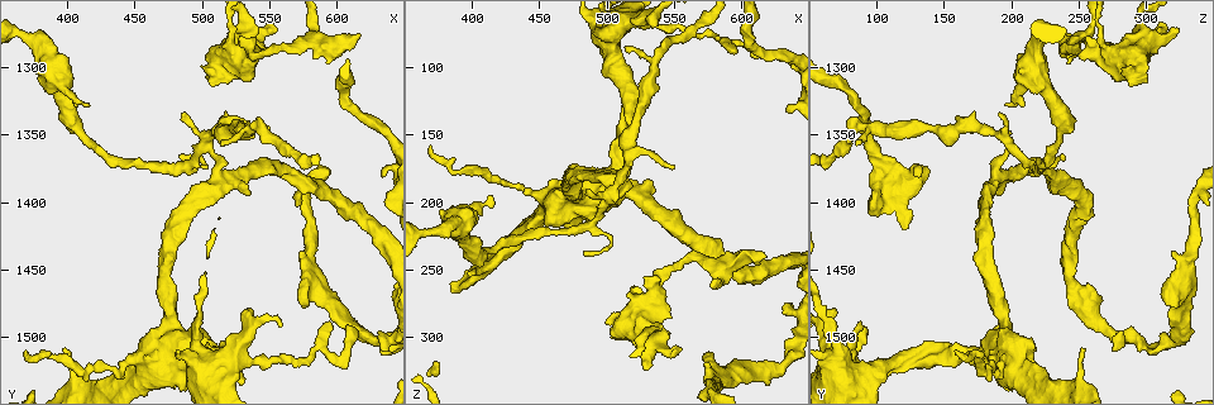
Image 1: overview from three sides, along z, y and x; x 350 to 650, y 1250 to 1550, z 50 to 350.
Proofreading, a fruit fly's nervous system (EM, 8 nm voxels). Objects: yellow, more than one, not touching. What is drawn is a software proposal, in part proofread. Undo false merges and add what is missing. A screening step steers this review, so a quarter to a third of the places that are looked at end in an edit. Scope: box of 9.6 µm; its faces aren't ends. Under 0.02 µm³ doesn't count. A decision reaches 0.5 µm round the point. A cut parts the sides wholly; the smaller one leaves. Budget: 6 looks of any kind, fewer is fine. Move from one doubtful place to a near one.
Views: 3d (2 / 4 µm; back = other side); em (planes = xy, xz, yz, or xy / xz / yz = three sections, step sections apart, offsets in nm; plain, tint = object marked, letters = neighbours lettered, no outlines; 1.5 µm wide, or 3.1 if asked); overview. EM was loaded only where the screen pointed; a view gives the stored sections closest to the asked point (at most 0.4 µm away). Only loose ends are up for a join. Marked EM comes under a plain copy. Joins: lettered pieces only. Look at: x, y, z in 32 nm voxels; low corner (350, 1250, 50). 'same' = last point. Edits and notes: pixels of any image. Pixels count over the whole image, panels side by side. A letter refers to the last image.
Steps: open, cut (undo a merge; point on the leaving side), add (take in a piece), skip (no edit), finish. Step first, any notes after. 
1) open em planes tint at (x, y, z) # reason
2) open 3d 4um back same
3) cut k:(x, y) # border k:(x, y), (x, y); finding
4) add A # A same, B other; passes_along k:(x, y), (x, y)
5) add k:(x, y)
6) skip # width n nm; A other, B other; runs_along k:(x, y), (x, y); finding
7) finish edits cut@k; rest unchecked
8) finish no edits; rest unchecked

open em planes letters at (634, 1378, 130) # an open end

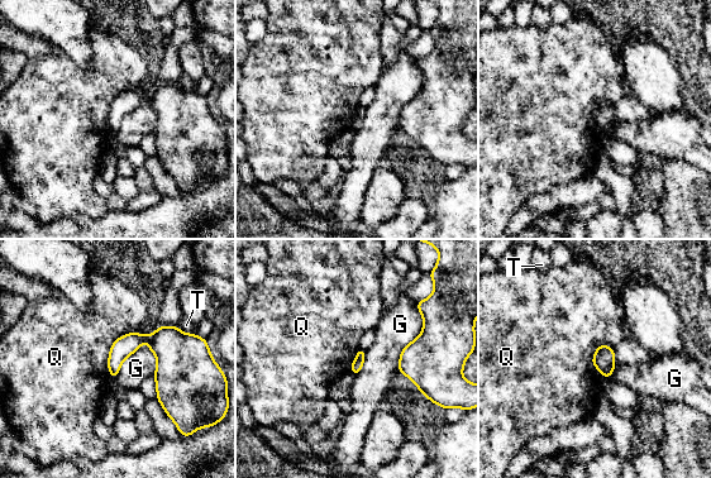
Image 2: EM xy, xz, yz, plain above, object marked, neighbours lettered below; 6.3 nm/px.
skip # G other, Q other, T other; border 2:(138, 331), (113, 343), (111, 378); none of them fits

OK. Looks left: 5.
open em planes letters at (580, 1282, 244) # abrupt turn

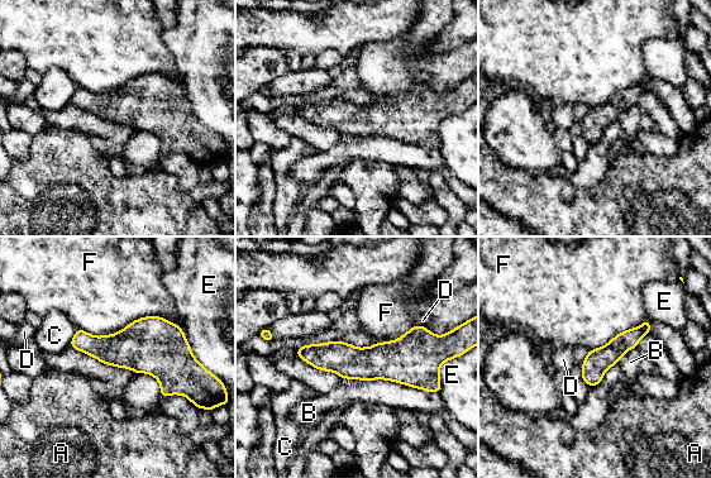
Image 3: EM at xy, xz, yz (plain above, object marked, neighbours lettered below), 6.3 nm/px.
skip # width 160 nm; longest_contact F 650 nm; A other, B other, C other, D other, E other, F other; one cell here

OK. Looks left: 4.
open 3d 2um at (502, 1360, 198) # sharp bend

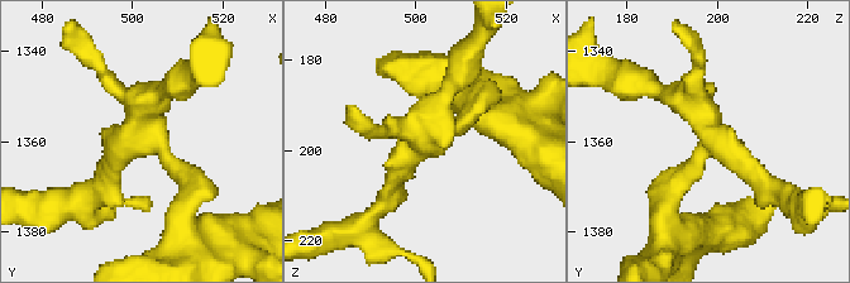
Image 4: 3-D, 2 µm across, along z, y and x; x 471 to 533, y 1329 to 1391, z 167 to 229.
open em xz step 4 tint at (503, 1359, 198) # now the EM

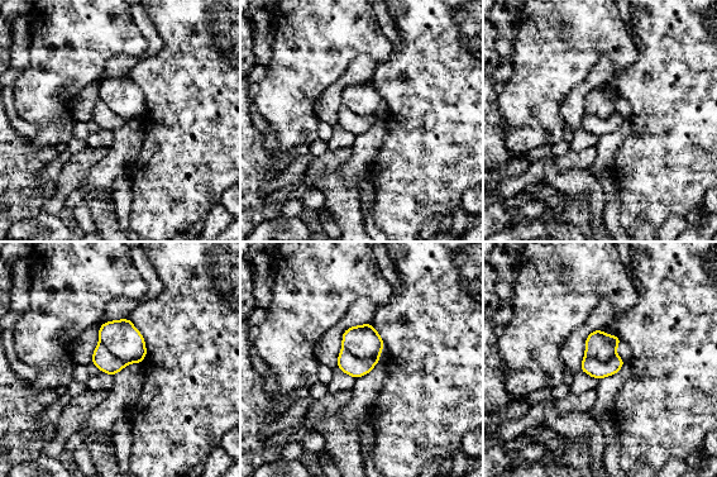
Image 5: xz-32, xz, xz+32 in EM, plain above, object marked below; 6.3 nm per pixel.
open em xz step 4 letters same # what lies round it

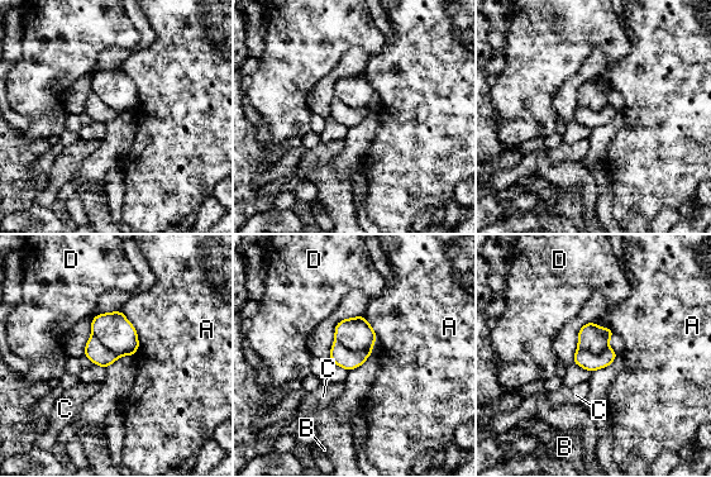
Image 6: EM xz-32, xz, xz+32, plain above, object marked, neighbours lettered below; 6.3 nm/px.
cut 6:(356, 333) # A other, B other, C other, D other; border 6:(335, 339), (349, 349), (371, 353); a second cell is stuck on

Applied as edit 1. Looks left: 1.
finish edits cut@6; rest unchecked

